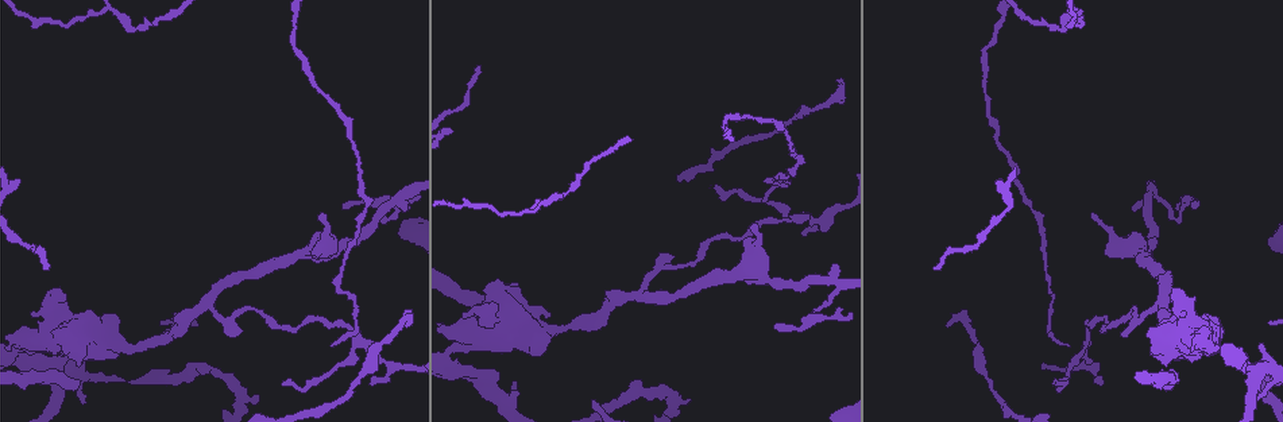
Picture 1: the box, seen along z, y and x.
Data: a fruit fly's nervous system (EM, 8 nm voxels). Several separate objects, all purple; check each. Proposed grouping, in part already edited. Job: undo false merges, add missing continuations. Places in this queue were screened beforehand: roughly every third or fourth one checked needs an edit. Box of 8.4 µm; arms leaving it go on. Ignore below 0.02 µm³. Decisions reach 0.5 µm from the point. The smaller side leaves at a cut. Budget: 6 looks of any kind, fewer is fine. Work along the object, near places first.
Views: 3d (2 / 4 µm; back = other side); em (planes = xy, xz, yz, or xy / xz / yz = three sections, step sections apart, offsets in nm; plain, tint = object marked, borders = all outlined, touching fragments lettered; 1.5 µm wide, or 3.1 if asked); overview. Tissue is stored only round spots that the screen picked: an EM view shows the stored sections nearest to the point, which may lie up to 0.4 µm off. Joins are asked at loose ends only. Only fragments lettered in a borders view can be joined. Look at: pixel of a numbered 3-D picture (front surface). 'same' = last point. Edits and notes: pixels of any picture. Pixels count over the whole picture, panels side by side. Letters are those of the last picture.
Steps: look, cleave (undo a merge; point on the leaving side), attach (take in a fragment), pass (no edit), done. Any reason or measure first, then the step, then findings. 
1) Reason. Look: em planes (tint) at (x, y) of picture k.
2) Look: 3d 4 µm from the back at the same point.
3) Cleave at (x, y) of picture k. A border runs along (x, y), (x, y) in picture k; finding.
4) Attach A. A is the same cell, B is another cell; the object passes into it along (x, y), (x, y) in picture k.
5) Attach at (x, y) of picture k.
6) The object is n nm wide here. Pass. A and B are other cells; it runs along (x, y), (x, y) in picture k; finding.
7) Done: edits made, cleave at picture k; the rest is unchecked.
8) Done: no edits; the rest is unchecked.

Sudden change in width. Look: 3d 4 µm from the back at (1207, 341) of picture 1.

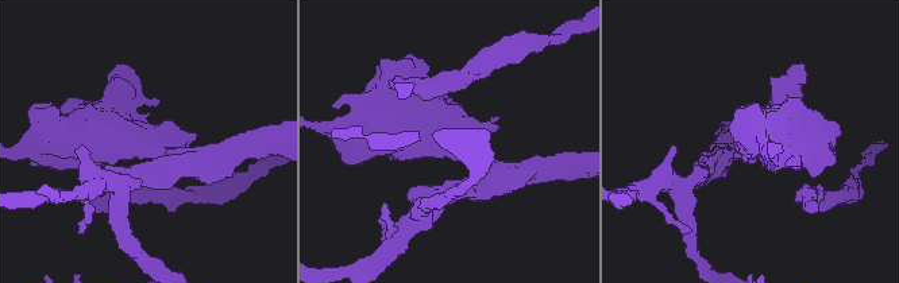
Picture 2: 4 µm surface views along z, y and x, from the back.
Need the tissue. Look: em planes (borders) at (154, 145) of picture 2.

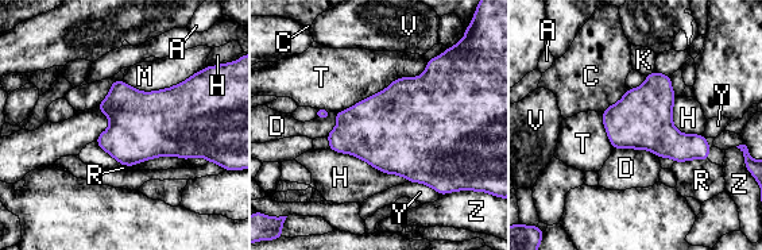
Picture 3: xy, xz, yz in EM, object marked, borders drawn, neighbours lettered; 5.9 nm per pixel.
Pass. A, C, D, H, K, M, R, T, V, Y and Z are other cells; a border runs along (614, 147), (649, 149), (658, 158) in picture 3; continuous, no second neuron.

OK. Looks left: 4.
Thin end. Look: 3d 4 µm at (374, 382) of picture 1.

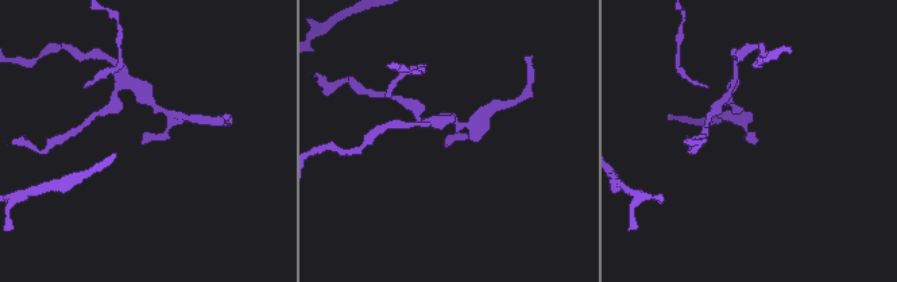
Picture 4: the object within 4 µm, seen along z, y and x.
Look: em planes (borders) at (446, 145) of picture 4.

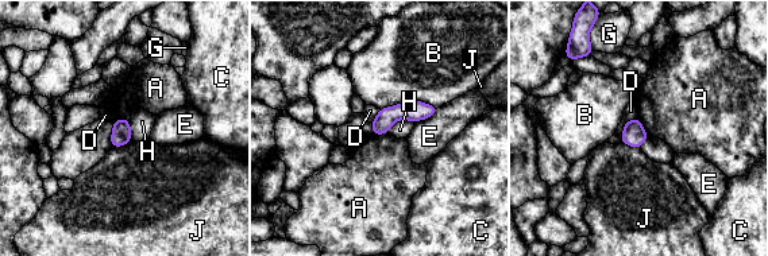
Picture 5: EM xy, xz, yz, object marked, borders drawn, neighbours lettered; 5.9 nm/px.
The longest contact is with B, 340 nm. Pass. A, B, C, D, E, G, H and J are other cells; a border runs along (639, 117), (648, 136) in picture 5; no lettered fragment goes on from it.

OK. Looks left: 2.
Done: no edits; the rest is unchecked.

